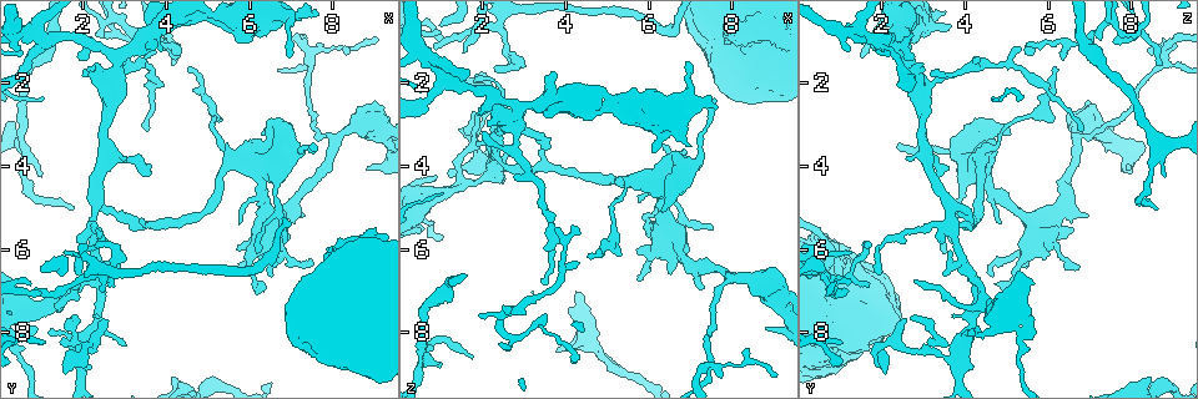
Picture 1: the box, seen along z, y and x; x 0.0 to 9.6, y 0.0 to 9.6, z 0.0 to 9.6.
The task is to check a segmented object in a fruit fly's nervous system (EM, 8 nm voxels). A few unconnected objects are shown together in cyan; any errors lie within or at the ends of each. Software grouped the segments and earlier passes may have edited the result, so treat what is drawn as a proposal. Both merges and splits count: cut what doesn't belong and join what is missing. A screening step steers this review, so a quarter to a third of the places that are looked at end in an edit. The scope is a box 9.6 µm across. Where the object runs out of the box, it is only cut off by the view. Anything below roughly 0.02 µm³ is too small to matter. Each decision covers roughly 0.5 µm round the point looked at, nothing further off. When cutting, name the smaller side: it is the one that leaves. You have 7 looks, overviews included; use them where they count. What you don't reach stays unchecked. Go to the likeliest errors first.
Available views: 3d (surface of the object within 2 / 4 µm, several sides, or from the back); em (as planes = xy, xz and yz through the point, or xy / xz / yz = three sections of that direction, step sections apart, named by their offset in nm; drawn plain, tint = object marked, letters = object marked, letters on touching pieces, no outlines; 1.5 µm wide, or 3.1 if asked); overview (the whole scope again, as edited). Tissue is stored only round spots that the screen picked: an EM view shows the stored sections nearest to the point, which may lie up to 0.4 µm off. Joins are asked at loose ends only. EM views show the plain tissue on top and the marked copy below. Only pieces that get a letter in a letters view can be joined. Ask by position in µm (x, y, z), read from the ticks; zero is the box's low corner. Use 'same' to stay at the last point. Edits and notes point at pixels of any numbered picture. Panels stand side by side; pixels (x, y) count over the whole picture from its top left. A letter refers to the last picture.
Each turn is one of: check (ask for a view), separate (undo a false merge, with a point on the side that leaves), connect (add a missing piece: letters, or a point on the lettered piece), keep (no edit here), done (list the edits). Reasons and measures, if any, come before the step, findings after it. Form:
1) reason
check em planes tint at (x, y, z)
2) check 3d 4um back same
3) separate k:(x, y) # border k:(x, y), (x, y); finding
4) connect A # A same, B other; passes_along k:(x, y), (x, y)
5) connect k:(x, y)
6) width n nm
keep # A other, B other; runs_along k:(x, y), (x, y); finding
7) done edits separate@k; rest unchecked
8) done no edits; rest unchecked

sudden change in width
check 3d 2um at (2.85, 1.45, 2.60)

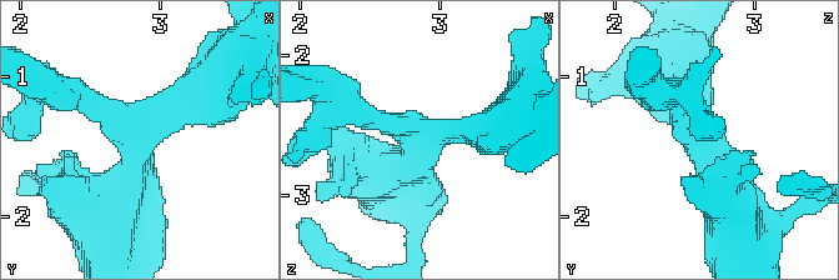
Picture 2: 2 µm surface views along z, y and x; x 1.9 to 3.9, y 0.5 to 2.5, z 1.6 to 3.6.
arms 3; arm_widths 240, 400, 400 nm; need the tissue
check em yz step 8 tint at (2.88, 1.42, 2.58)

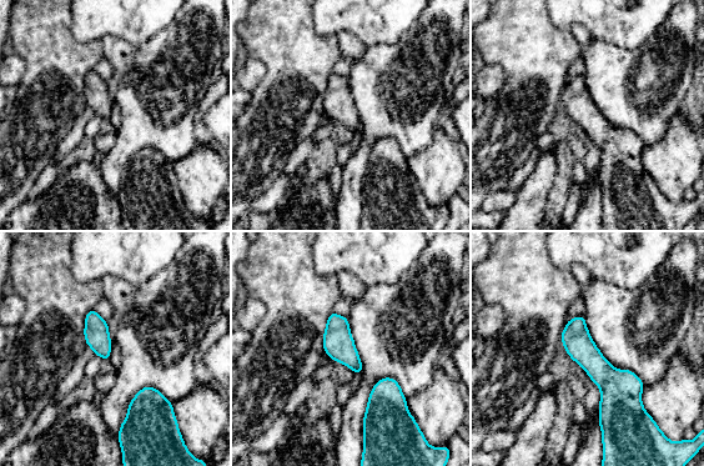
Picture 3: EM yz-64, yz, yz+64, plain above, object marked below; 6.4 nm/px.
check em planes letters same

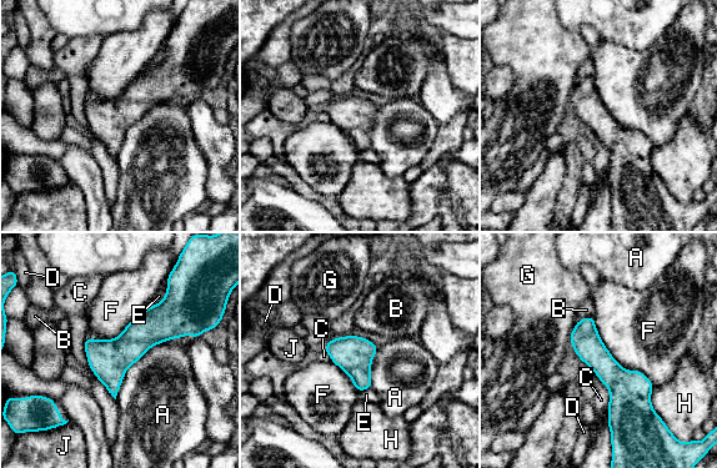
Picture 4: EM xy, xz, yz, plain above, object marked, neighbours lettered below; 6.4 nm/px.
longest_contact F 600 nm
keep # A other, B other, C other, D other, E other, F other, G other, H other, J other; border 4:(592, 317), (611, 356), (653, 385); one cell here

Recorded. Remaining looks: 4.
thin end
check 3d 2um at (3.55, 3.20, 6.80)

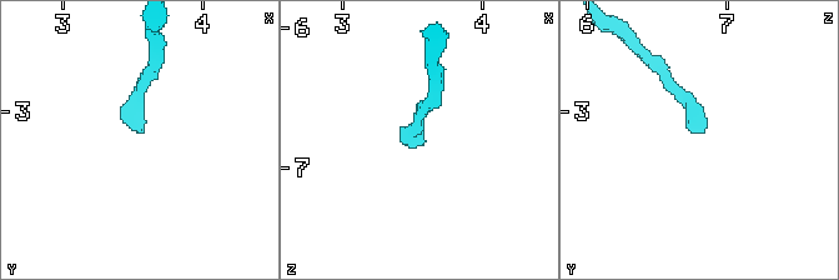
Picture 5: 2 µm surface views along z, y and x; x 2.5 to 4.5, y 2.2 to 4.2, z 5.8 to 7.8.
check em xz step 8 letters at (3.58, 3.12, 6.80)

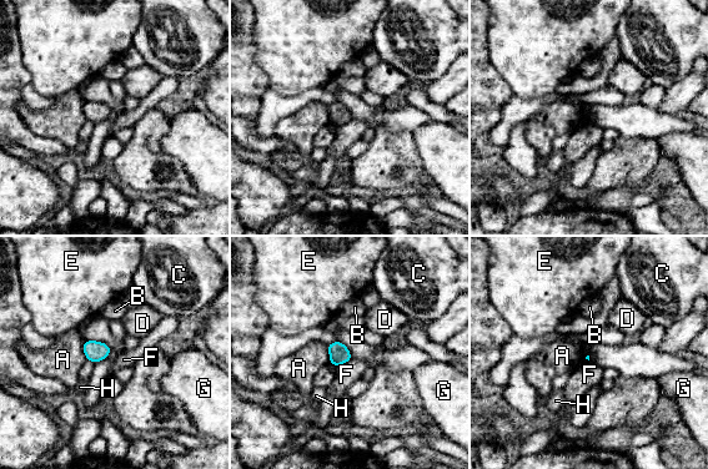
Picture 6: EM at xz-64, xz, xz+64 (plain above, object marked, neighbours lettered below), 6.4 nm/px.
another direction
check em planes letters same

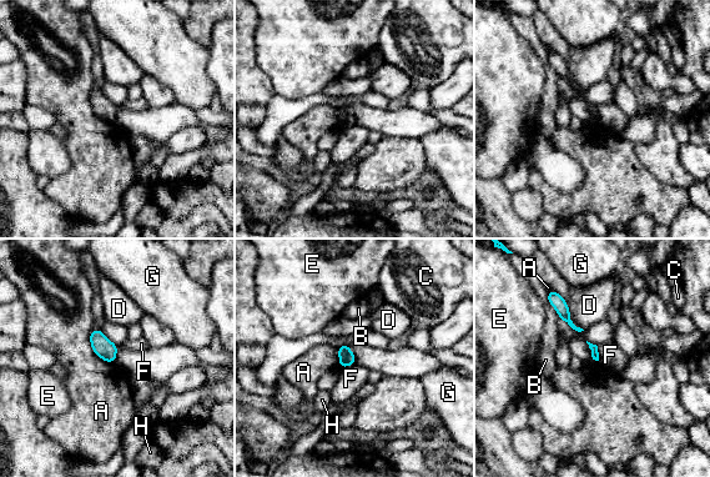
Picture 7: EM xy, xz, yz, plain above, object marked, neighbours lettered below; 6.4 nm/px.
keep # A other, B other, C other, D other, E other, F other, G other, H other; border 7:(354, 362), (340, 368); none of them fits

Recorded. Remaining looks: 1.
done no edits; rest unchecked

